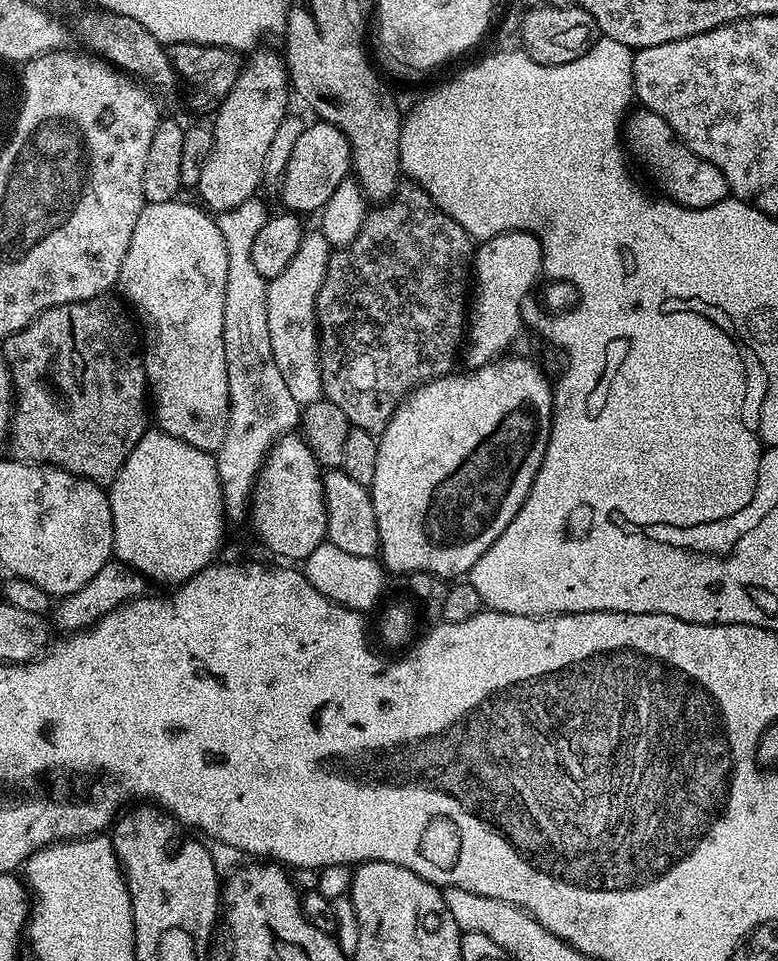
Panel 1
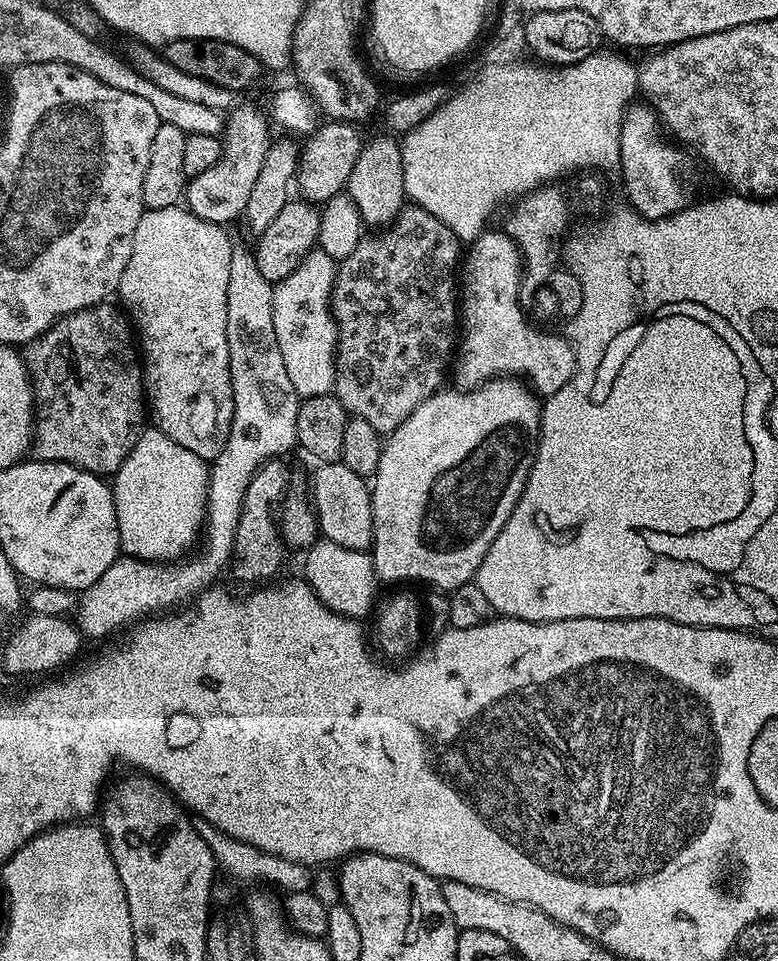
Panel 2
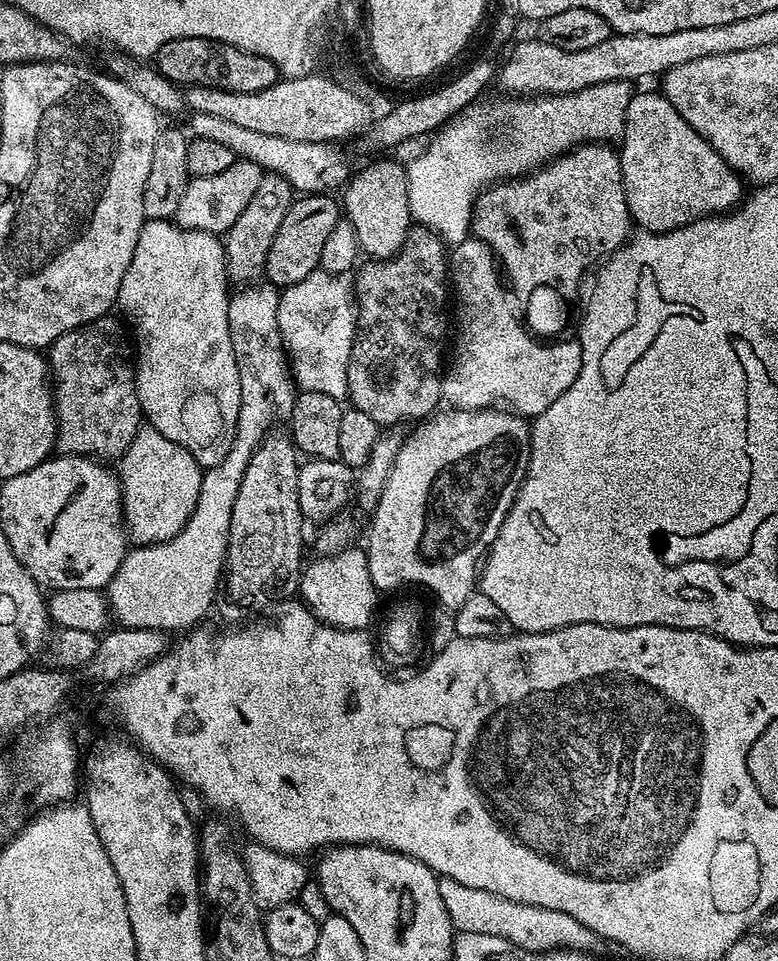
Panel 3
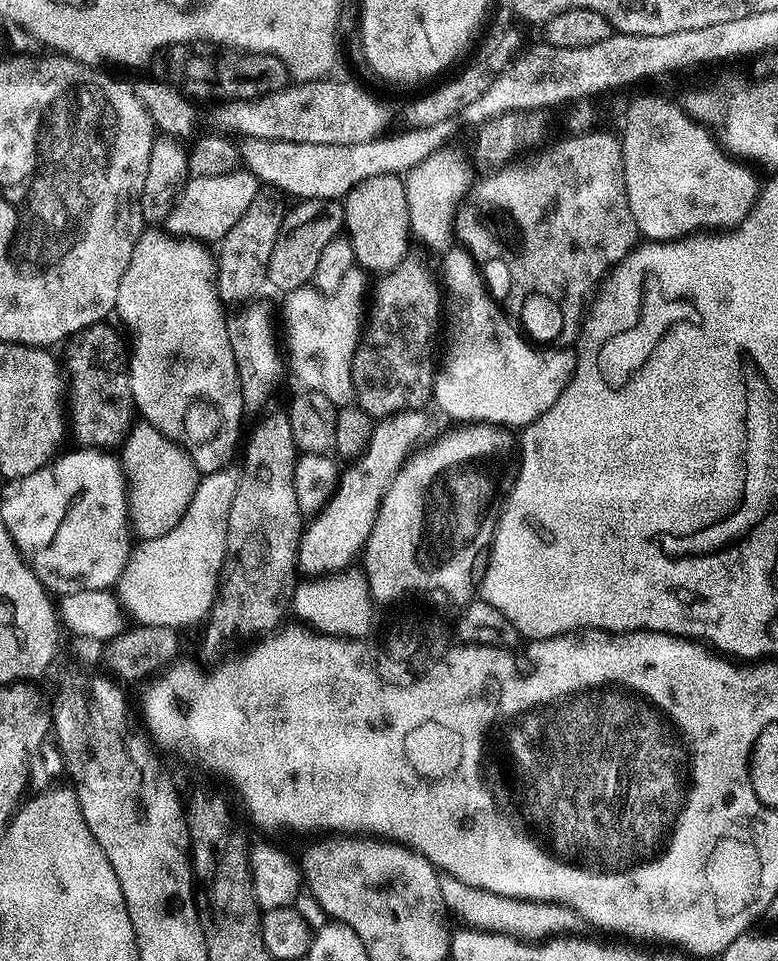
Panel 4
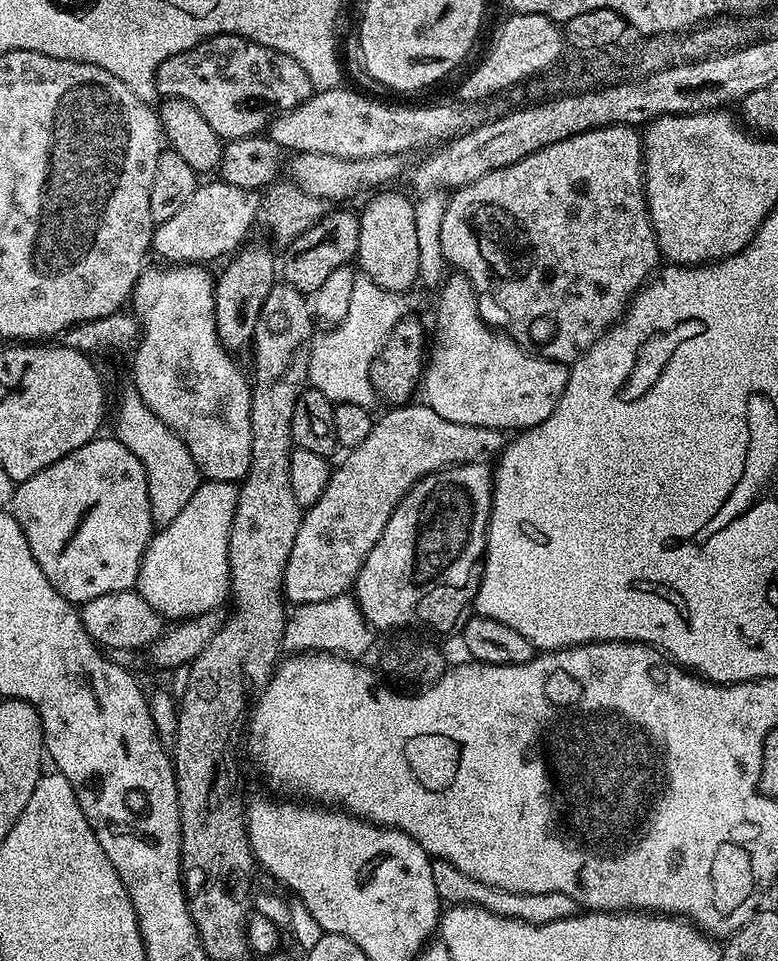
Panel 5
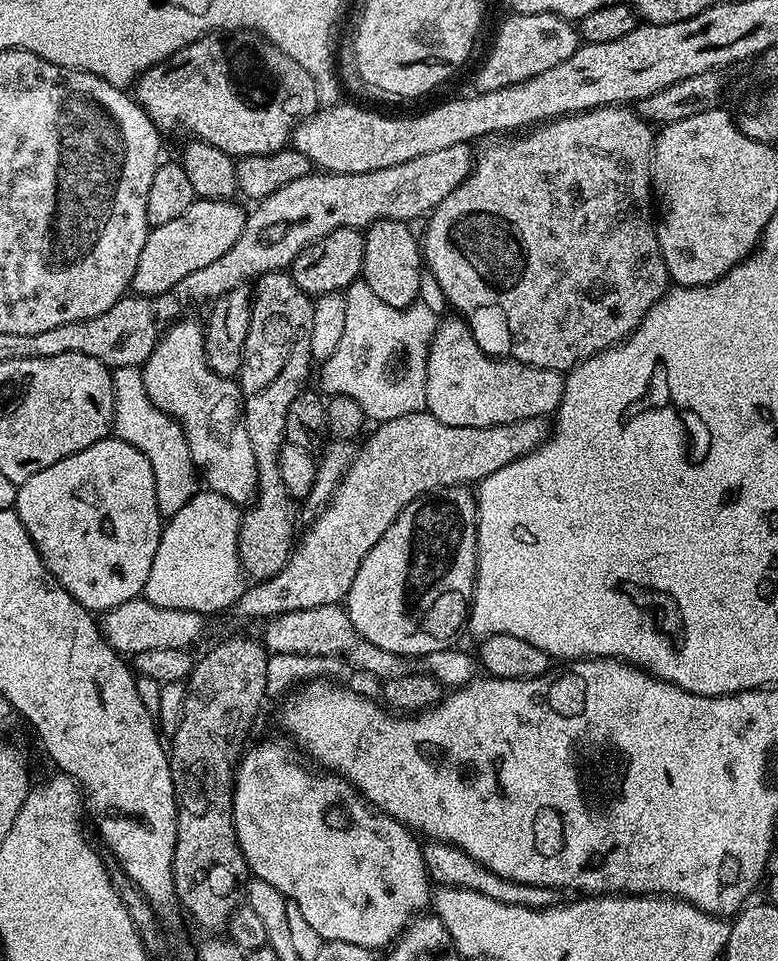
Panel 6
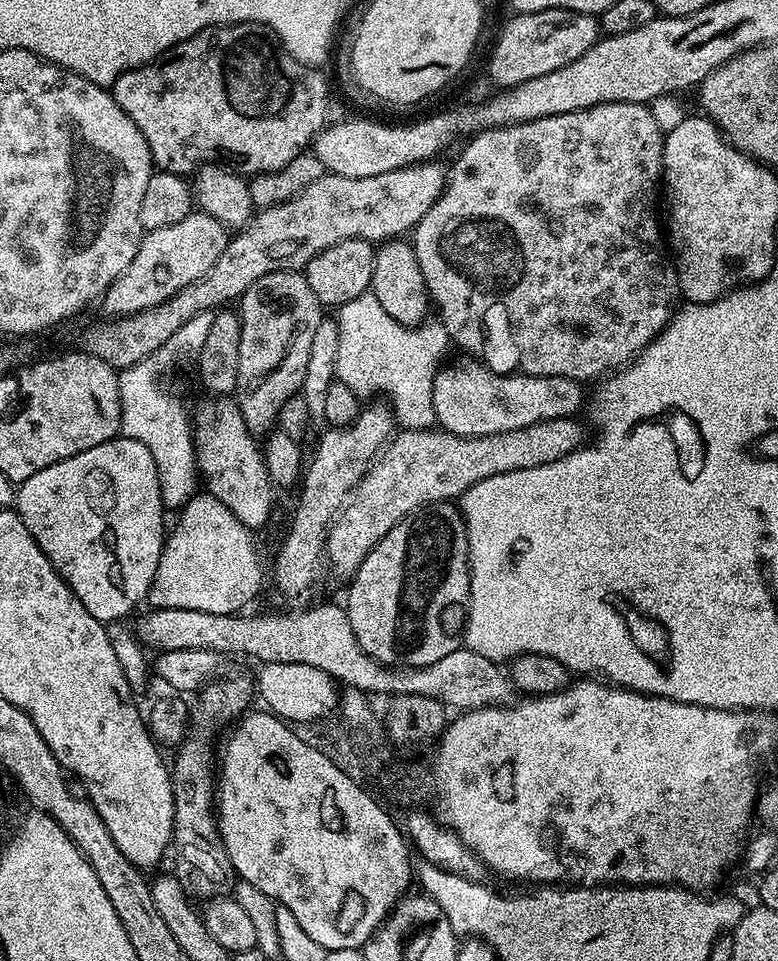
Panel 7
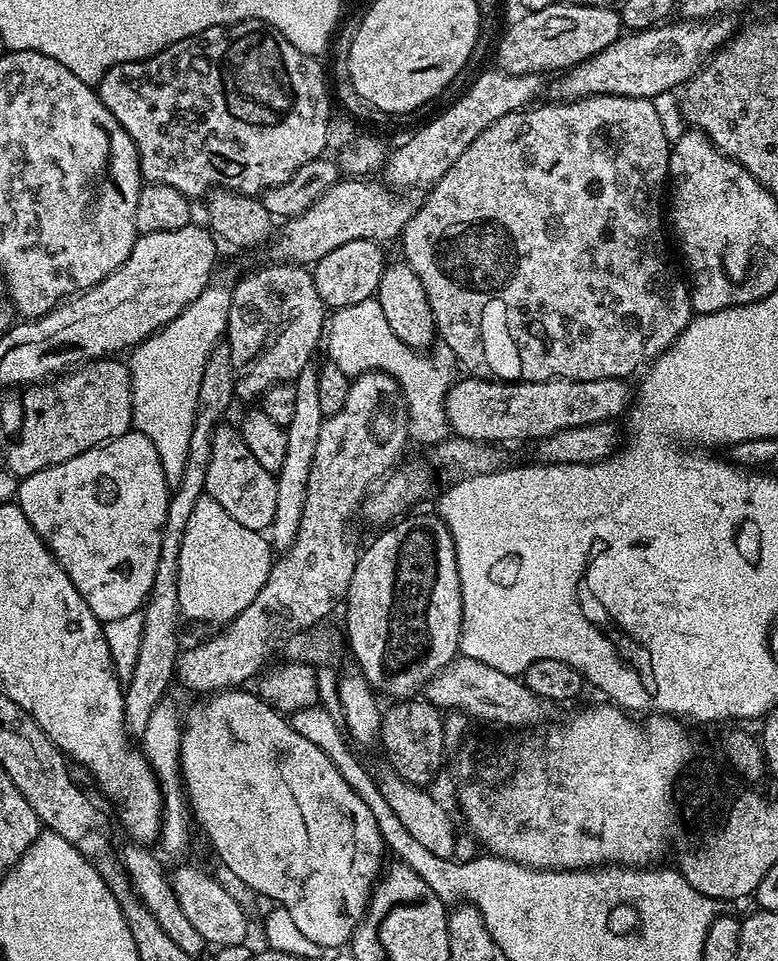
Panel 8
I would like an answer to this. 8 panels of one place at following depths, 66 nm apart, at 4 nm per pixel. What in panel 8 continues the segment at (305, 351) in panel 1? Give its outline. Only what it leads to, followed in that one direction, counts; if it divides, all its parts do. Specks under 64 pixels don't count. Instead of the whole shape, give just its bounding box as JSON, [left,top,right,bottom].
[326,298,457,446]

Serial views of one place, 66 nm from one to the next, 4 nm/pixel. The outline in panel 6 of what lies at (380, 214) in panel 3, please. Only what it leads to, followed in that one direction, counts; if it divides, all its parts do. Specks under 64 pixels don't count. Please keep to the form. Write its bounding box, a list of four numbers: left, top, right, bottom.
[362,220,422,308]

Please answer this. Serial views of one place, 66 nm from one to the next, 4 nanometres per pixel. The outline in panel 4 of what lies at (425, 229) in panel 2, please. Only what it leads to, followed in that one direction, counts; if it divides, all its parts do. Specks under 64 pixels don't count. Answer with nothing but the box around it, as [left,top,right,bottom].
[352,258,442,418]

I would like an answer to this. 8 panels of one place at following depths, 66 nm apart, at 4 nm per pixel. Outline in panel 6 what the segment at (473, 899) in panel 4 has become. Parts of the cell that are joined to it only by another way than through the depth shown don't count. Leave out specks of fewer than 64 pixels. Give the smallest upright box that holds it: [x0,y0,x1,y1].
[423,842,561,908]

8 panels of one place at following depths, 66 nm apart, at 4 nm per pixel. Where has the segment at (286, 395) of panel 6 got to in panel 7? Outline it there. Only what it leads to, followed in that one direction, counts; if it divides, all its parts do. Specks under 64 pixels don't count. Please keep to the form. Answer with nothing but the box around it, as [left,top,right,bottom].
[234,271,322,437]

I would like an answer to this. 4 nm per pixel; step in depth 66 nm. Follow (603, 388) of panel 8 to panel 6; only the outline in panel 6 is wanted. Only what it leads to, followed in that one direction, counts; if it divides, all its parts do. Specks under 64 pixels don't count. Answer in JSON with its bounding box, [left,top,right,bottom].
[426,318,565,427]

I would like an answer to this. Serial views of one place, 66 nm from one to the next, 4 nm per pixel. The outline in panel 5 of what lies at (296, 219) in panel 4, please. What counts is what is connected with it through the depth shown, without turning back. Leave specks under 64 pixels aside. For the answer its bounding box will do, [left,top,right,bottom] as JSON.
[282,211,360,294]

